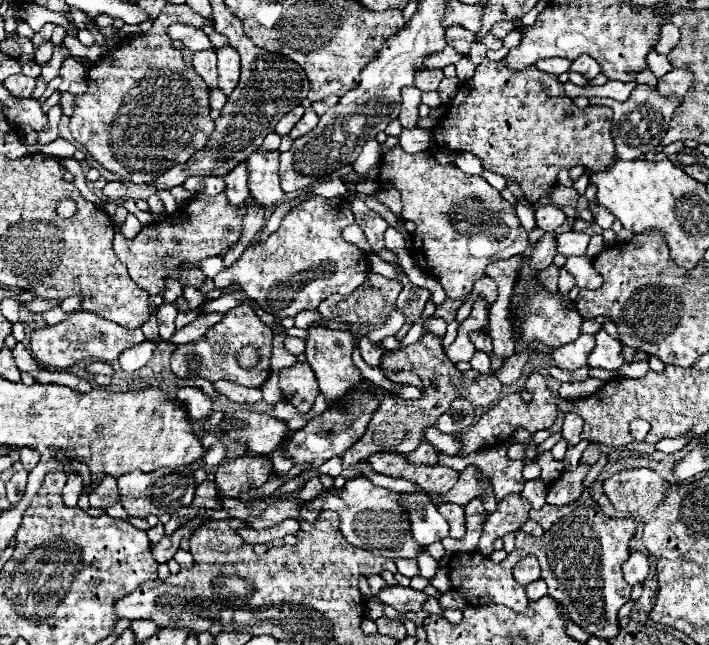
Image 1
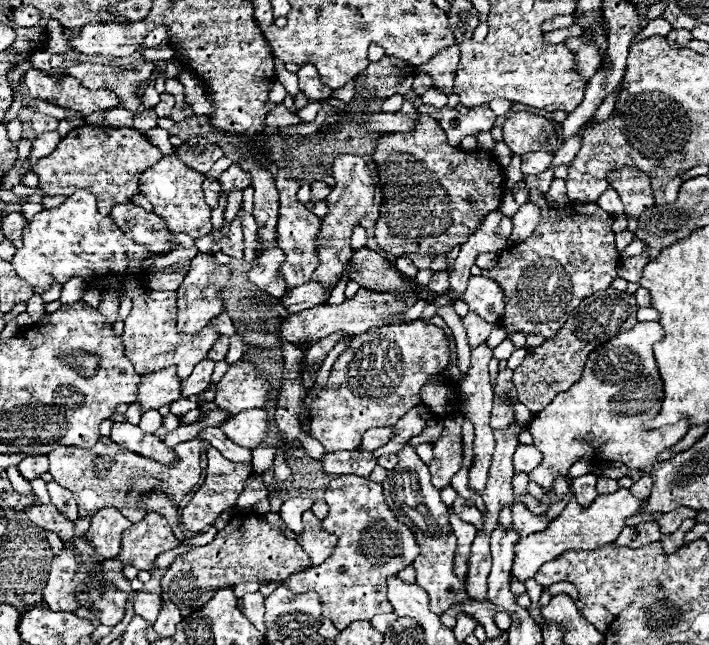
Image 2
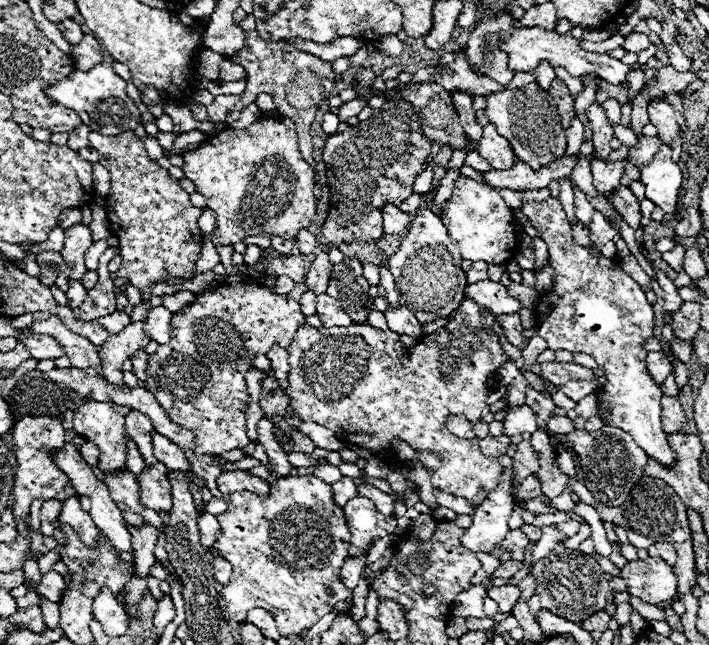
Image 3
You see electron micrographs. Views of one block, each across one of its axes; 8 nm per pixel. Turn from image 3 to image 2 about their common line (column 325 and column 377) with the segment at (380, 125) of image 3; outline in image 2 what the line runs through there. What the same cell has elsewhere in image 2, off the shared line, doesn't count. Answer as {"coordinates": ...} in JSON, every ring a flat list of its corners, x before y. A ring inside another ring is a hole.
{"coordinates":[[422,116,420,118,420,124,412,130,412,132,392,132,392,134,386,134,386,138,380,138,378,146,376,146,376,152,372,154,372,160,378,164,378,176,380,176,380,190,382,190,382,206,380,206,380,218,376,222,376,242,382,250,394,254,394,256,404,256,404,254,424,254,424,256,438,256,438,254,450,254,454,246,460,246,464,244,464,240,468,240,468,236,472,236,476,230,478,230,478,224,480,220,492,212,492,210,498,210,500,202,502,202,502,196,504,196,504,174,502,174,502,168,498,166,496,168,496,158,490,154,490,152,462,152,460,148,454,148,446,142,446,134,442,132,442,128,438,126,436,120,432,120,430,116]]}

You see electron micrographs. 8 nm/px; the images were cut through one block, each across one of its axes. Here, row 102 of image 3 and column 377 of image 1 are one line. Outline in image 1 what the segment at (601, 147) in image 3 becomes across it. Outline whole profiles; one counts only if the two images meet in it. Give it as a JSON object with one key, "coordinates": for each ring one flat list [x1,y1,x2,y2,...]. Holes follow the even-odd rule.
{"coordinates":[[386,586,382,588,376,598,386,604,392,606,398,612,410,612,410,610,420,610,422,604,426,602,426,594,424,592,416,592,412,588,402,588,402,586]]}

